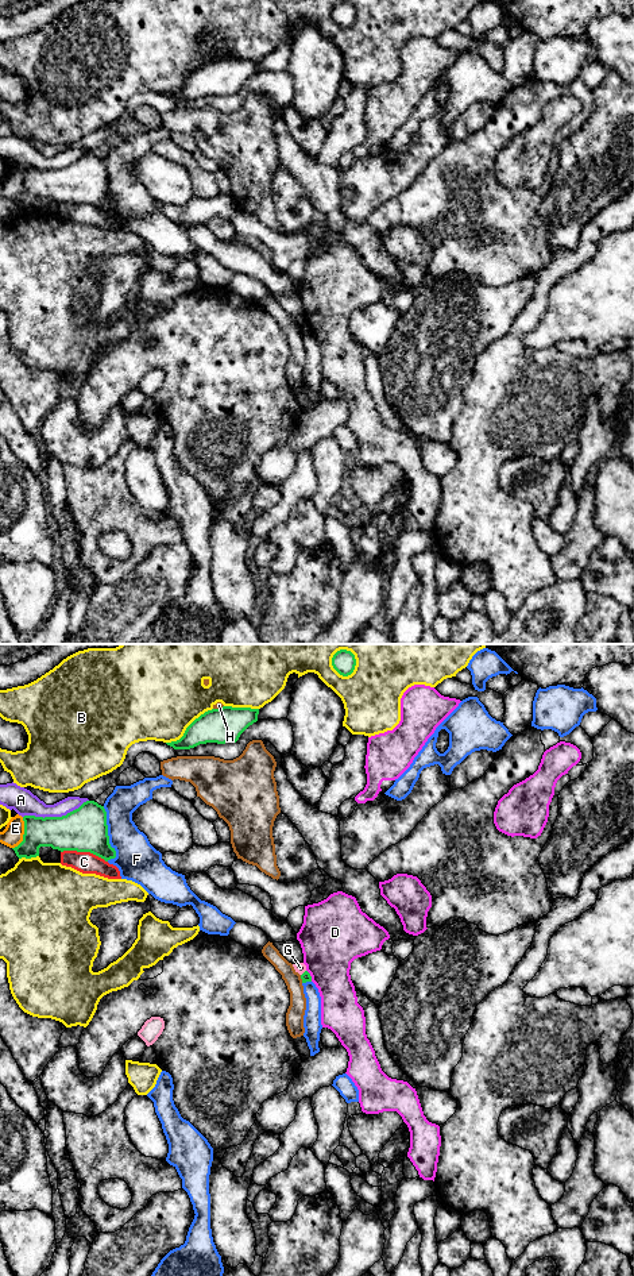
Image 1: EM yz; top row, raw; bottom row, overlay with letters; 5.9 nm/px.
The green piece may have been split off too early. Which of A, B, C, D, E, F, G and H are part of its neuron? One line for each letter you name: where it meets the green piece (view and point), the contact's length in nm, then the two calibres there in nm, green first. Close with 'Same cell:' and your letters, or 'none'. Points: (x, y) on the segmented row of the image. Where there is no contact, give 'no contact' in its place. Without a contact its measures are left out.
Same cell: none

